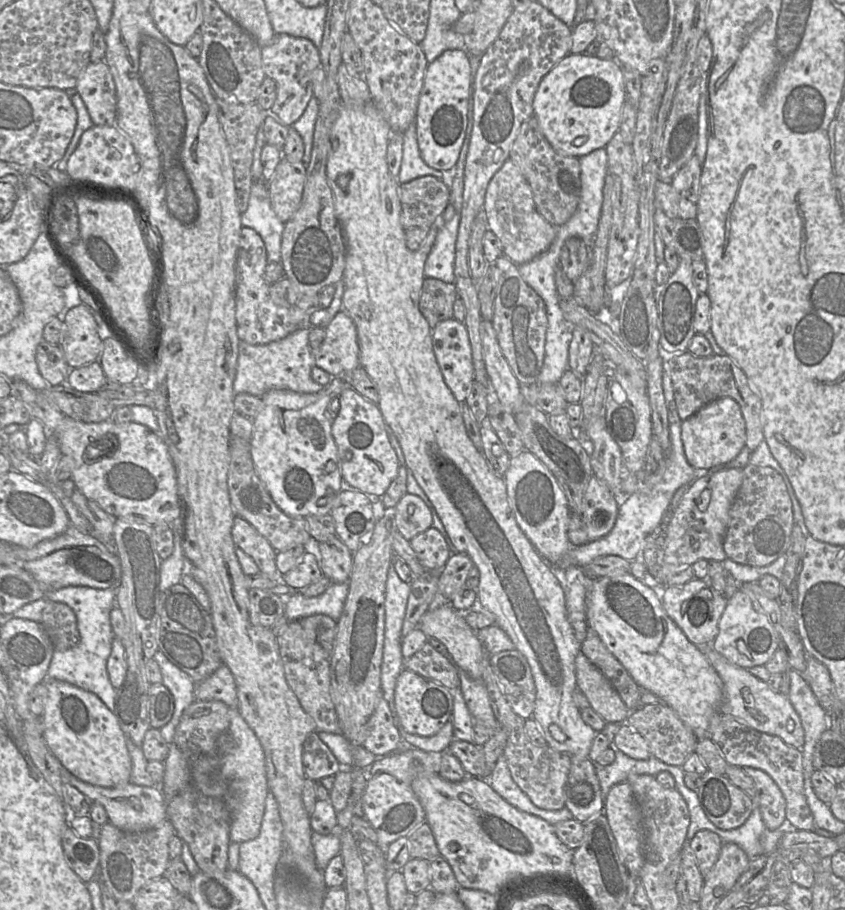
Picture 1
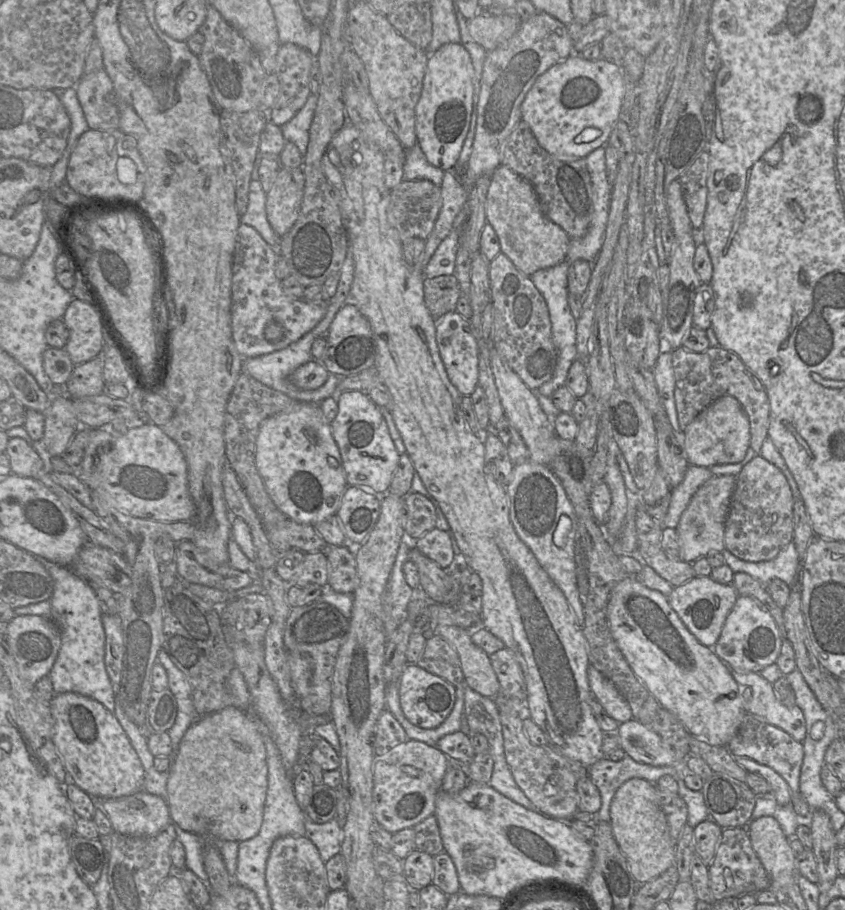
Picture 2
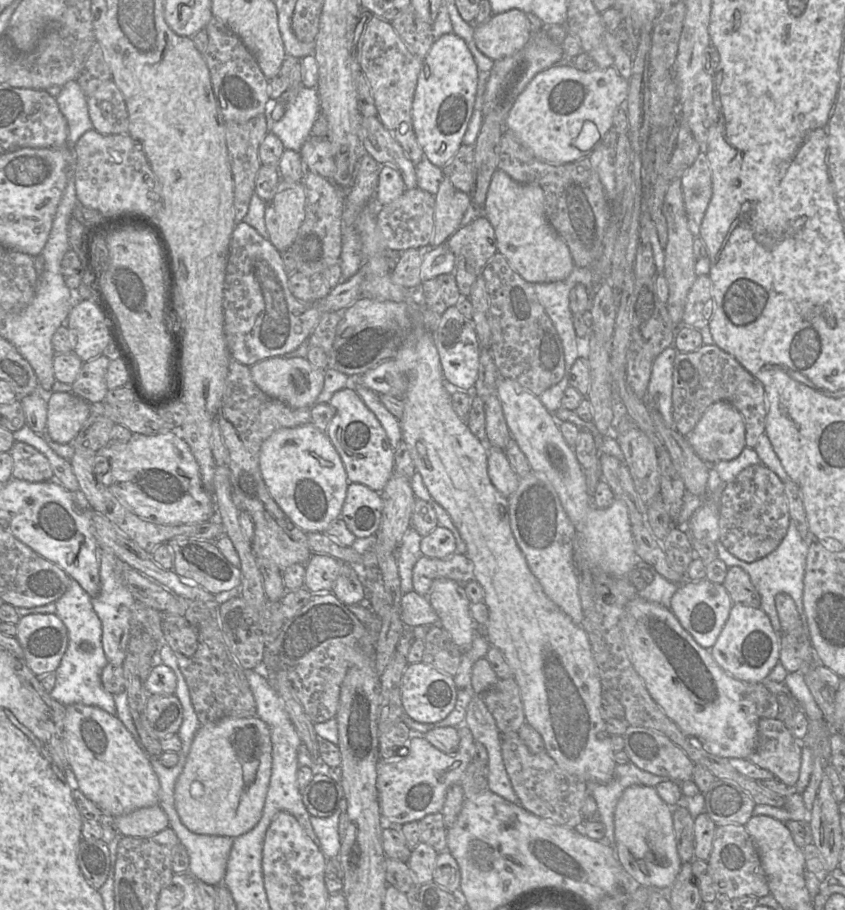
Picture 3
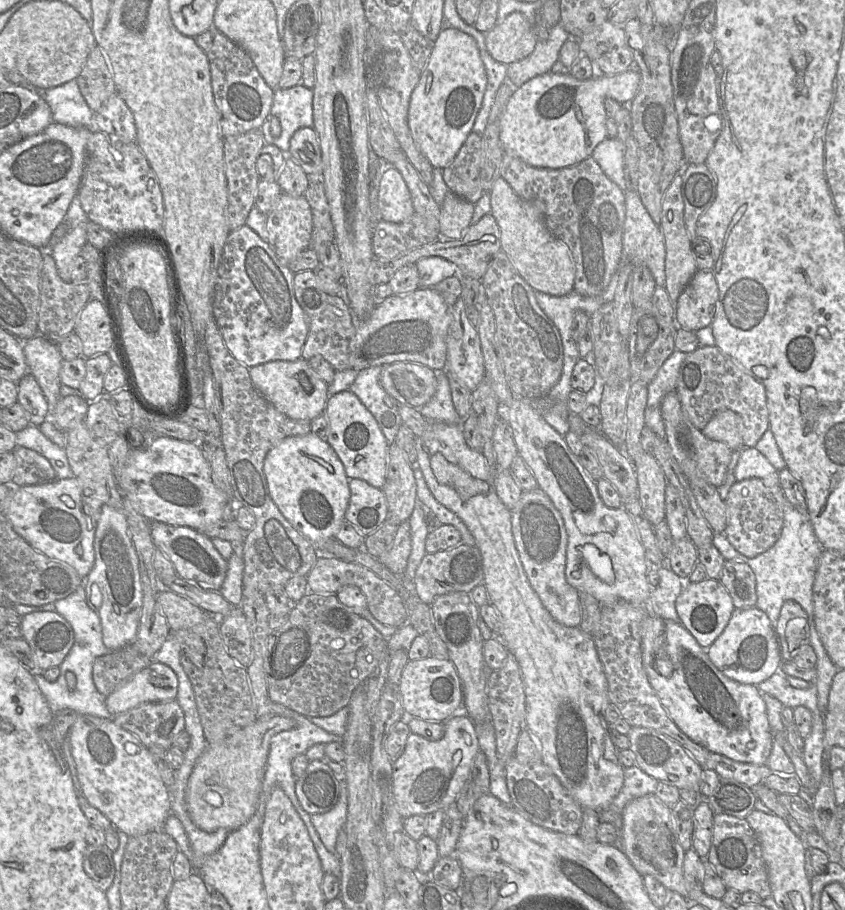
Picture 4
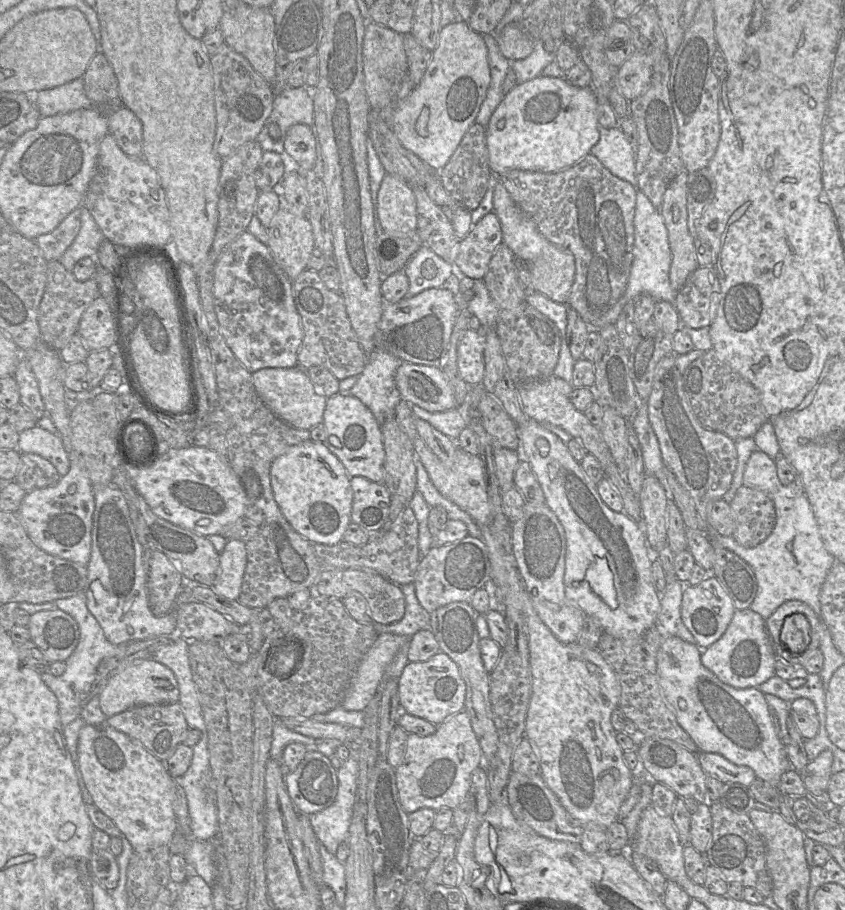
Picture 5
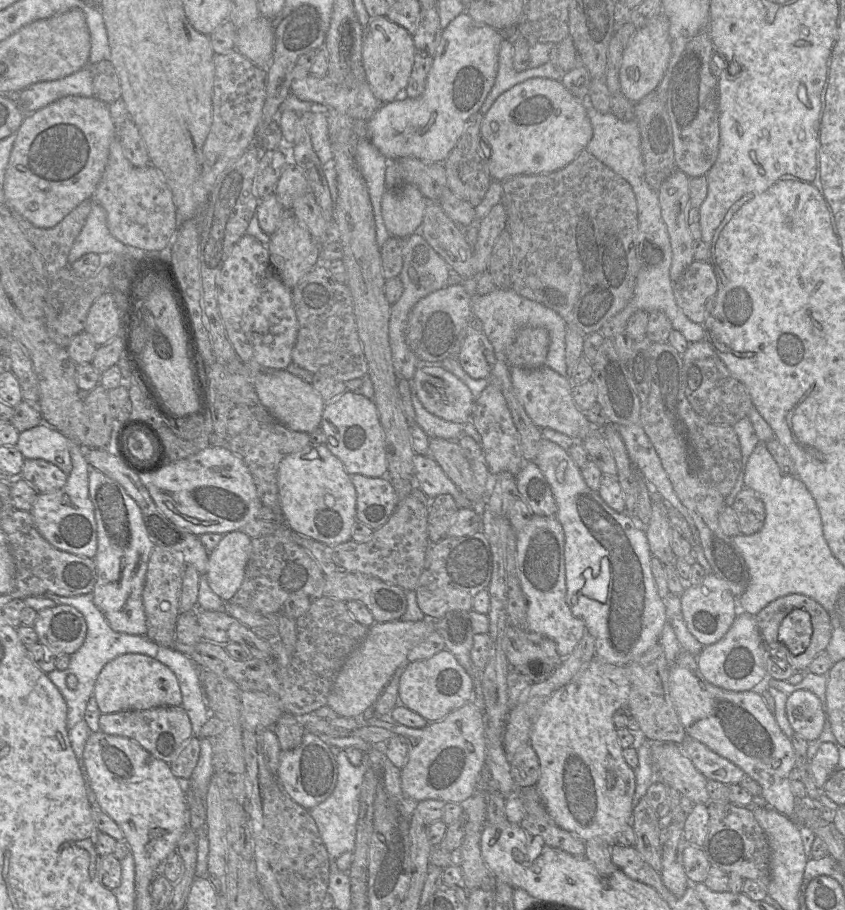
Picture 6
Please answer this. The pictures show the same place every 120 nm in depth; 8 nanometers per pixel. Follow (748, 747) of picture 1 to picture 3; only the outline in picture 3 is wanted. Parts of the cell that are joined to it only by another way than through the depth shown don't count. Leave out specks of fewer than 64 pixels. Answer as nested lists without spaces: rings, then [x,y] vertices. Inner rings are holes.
[[[760,717],[756,746],[747,760],[770,771],[776,779],[794,787],[801,766],[801,743],[782,720]]]

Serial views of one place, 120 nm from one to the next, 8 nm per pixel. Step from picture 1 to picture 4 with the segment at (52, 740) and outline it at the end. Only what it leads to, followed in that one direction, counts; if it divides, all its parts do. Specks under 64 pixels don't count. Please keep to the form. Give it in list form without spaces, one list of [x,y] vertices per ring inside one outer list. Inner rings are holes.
[[[79,715],[70,728],[68,737],[83,795],[93,807],[117,830],[129,837],[138,837],[163,829],[163,824],[171,814],[170,794],[152,754],[135,735],[114,724],[113,717],[103,719],[92,715]]]

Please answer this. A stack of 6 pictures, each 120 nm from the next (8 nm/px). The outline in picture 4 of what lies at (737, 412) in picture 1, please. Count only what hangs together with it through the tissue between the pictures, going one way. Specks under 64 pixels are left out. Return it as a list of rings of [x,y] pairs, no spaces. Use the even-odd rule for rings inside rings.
[[[729,409],[716,412],[701,432],[711,440],[725,443],[732,451],[750,448],[743,445],[744,425],[741,416]]]

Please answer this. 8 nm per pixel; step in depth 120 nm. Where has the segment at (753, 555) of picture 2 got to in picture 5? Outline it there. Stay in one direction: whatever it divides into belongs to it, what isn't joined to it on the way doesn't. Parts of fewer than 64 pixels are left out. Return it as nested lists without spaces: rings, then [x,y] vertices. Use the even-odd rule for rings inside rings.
[[[742,485],[729,504],[734,515],[731,536],[737,543],[752,548],[771,534],[776,512],[773,501],[764,492]]]

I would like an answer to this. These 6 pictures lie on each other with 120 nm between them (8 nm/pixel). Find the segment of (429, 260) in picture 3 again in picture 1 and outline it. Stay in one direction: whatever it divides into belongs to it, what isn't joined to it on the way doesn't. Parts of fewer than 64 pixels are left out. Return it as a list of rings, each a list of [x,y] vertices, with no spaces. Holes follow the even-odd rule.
[[[455,212],[450,221],[438,231],[435,243],[426,259],[424,275],[446,283],[454,283],[455,249],[461,212]]]

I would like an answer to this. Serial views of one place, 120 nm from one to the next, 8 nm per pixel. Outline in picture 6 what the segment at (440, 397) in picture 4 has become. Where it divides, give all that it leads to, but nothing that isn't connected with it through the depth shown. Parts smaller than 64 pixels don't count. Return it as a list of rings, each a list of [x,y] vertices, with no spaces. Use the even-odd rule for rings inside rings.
[[[411,384],[411,399],[415,411],[415,422],[423,429],[429,438],[457,440],[462,434],[468,435],[481,446],[480,434],[471,421],[465,424],[446,421],[428,412],[419,401],[413,384]]]

